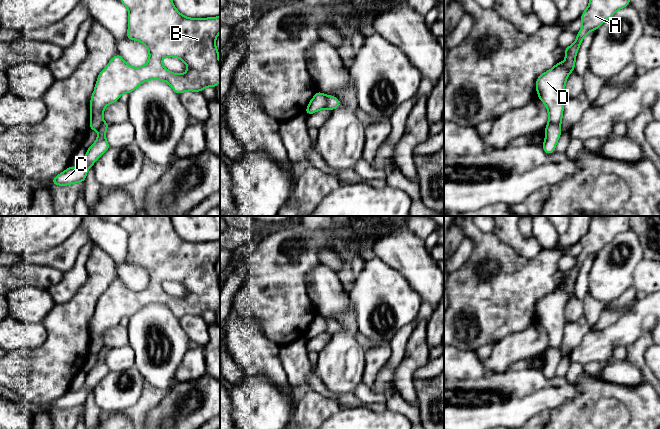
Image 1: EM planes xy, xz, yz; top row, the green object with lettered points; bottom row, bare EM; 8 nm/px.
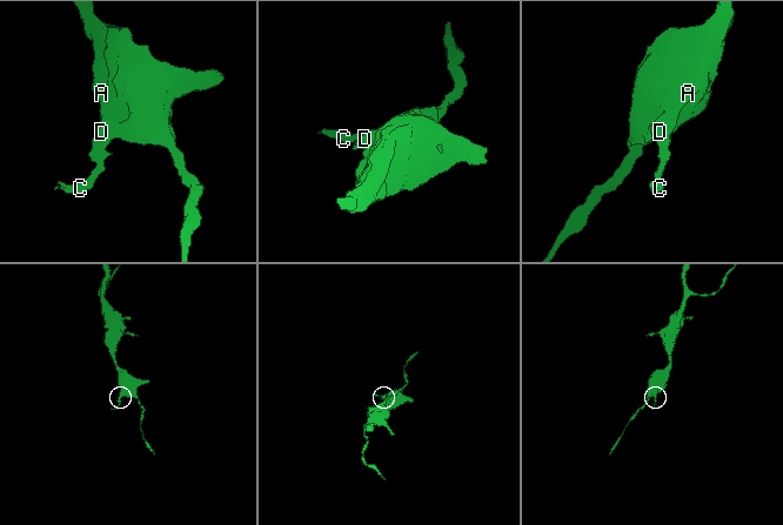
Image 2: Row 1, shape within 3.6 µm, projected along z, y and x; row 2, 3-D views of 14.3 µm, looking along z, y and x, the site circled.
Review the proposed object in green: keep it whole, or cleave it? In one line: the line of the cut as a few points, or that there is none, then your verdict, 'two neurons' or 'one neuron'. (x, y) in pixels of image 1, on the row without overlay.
cut in xz along (325, 319), (326, 331); two neurons

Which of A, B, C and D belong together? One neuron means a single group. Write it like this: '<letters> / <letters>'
A B D / C

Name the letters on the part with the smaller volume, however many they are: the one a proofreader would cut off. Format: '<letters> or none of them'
C

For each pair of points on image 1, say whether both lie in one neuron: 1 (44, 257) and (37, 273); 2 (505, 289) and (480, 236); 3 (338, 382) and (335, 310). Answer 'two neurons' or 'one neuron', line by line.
1: two neurons
2: one neuron
3: two neurons

